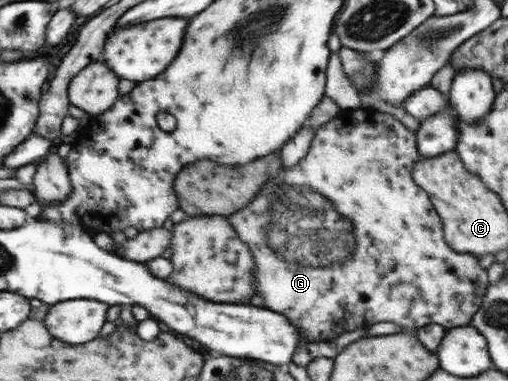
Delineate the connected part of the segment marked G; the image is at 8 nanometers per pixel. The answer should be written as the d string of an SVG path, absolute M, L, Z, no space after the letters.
M362 107L337 114L315 130L306 155L302 159L299 159L292 167L288 167L288 171L284 169L278 174L278 177L270 179L248 207L229 217L233 229L237 231L238 236L249 246L256 257L255 281L257 284L255 289L257 289L257 295L263 298L264 307L285 315L298 330L301 330L301 337L304 337L305 341L329 342L346 331L365 329L369 325L380 322L395 323L404 327L406 331L428 324L438 324L444 329L460 327L460 325L466 325L472 317L470 313L476 313L480 307L480 297L488 285L486 270L480 267L476 256L456 253L444 243L443 227L439 215L435 213L430 204L428 195L412 182L412 166L420 157L417 152L416 139L416 133L404 128L398 120L375 121L372 111Z

